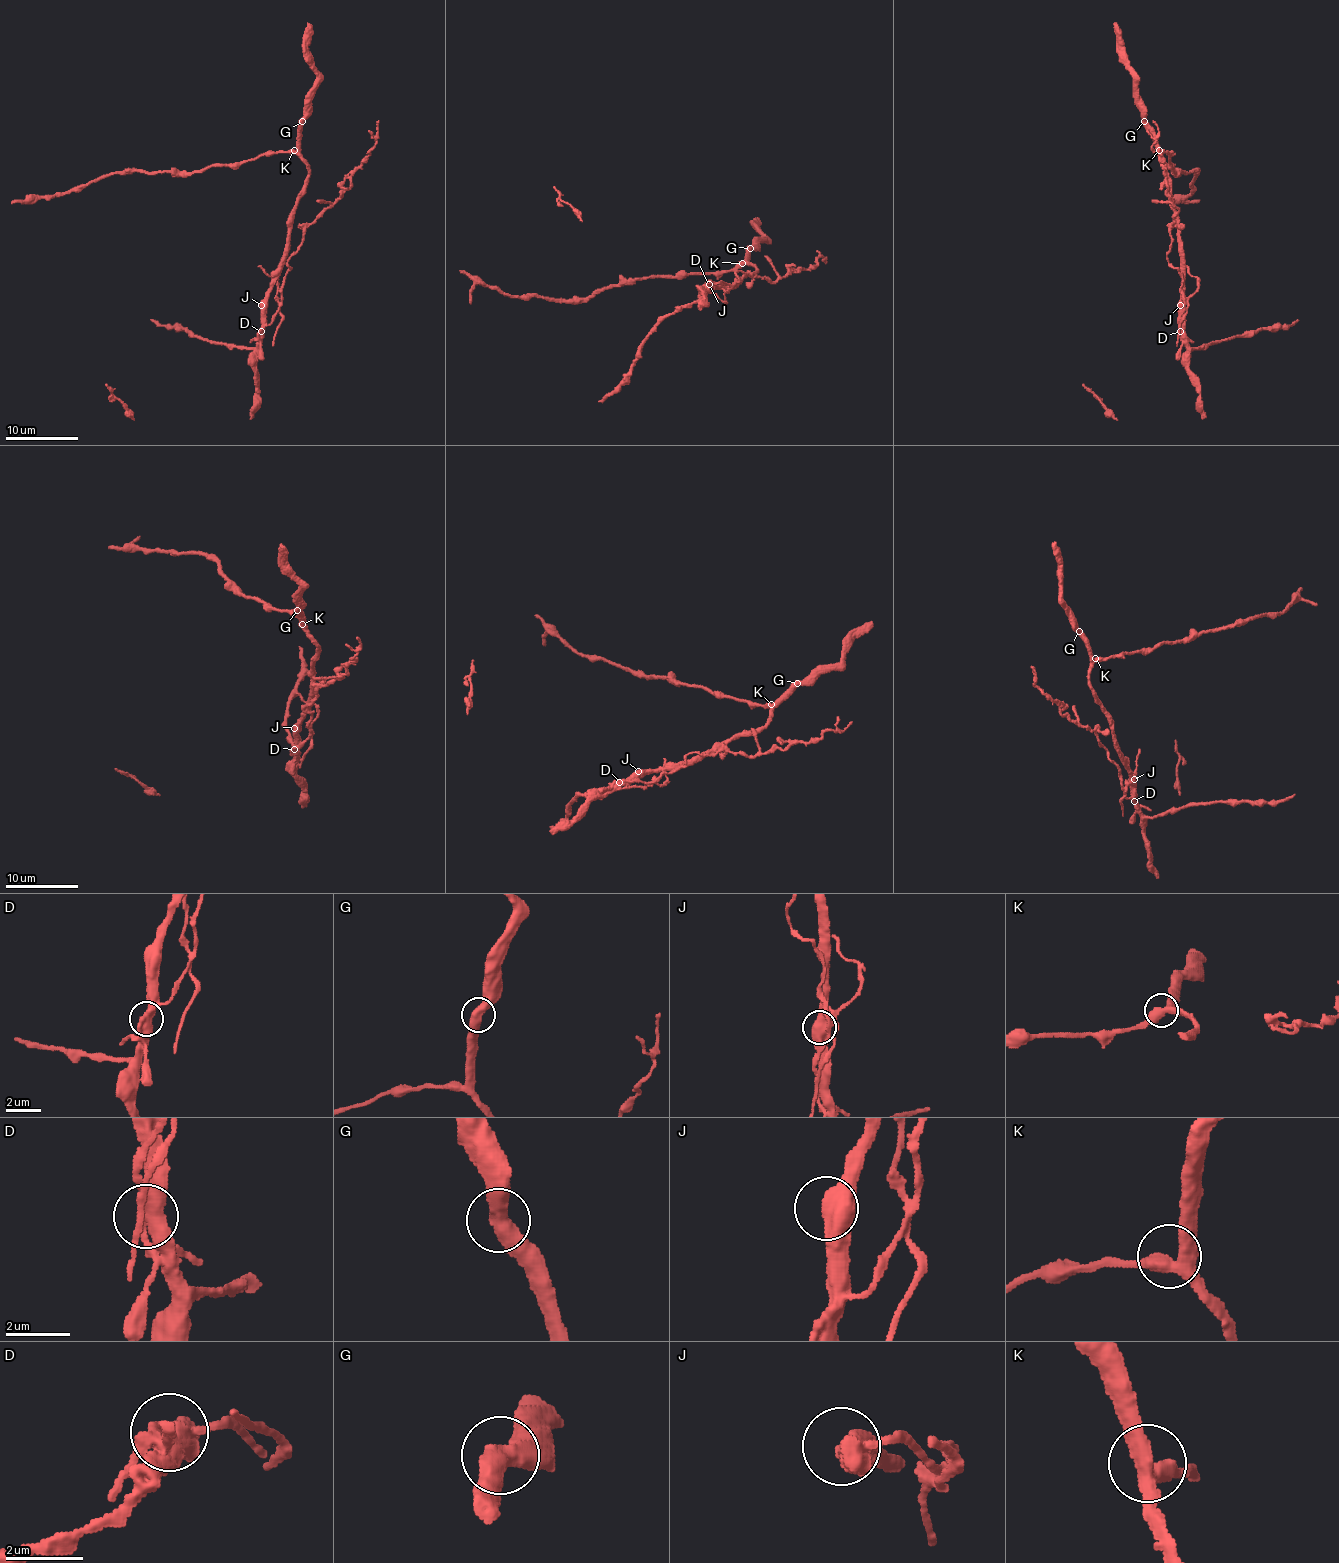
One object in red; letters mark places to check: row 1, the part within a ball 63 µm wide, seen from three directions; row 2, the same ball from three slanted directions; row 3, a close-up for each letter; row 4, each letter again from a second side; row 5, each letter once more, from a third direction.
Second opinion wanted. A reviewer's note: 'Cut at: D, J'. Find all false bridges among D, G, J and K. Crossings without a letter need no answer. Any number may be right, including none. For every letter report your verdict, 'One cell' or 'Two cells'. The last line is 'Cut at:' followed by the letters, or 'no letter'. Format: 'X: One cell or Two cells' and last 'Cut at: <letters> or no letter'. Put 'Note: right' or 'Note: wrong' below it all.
D: Two cells
G: One cell
J: One cell
K: One cell
Cut at: D
Note: wrong

